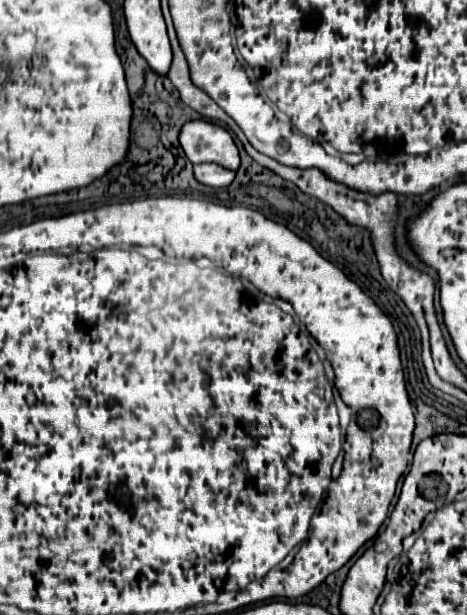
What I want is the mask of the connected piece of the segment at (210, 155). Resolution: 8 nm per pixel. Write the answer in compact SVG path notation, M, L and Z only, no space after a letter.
M192 120L182 126L180 144L192 164L214 162L230 170L238 170L238 146L230 132L204 120Z

